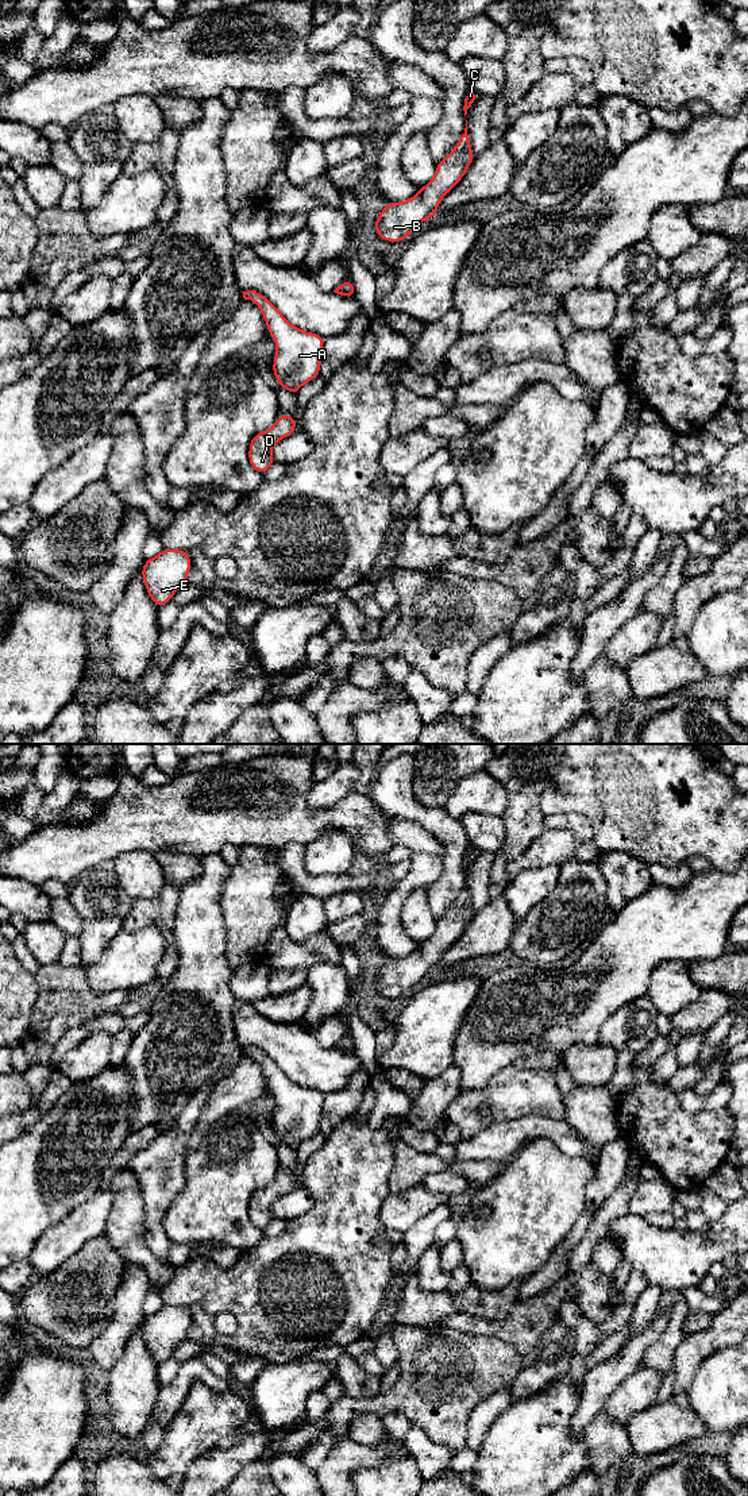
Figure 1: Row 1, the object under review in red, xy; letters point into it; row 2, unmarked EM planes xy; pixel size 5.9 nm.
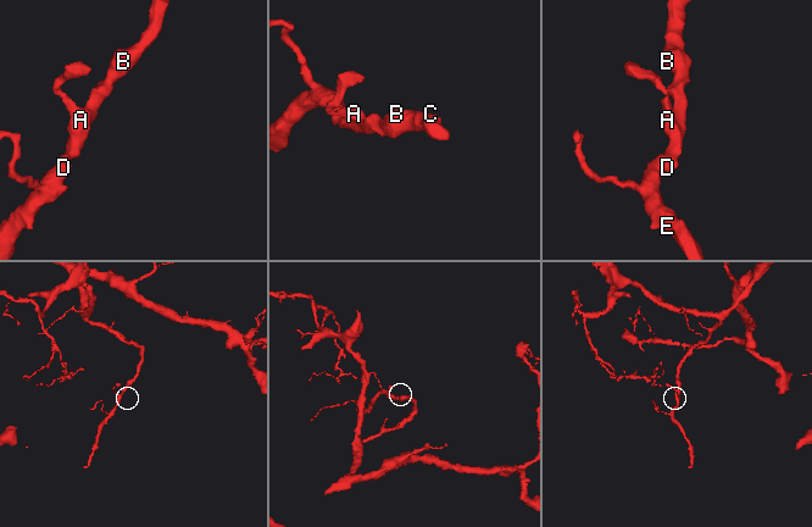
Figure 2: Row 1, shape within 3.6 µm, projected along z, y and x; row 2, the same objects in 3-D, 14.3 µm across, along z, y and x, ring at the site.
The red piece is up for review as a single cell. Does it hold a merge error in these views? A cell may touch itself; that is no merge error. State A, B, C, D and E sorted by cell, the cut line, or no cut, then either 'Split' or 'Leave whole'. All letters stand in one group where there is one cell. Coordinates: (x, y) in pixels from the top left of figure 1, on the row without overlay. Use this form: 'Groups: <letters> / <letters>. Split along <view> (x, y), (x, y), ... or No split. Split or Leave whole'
Groups: A B C D E. No split. Leave whole

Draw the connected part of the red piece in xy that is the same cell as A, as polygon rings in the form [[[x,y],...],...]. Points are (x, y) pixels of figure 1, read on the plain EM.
[[[247,1046],[242,1049],[244,1056],[251,1056],[259,1063],[269,1090],[275,1098],[274,1133],[281,1144],[296,1152],[302,1141],[320,1131],[324,1094],[290,1080],[259,1048]]]

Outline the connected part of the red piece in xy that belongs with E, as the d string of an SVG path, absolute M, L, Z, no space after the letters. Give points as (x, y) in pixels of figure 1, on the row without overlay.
M166 1306L151 1315L146 1315L140 1327L147 1350L161 1364L171 1357L176 1346L186 1341L190 1327L190 1311L182 1306Z

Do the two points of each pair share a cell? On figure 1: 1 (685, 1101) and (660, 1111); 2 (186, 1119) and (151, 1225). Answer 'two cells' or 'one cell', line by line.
1: two cells
2: one cell

